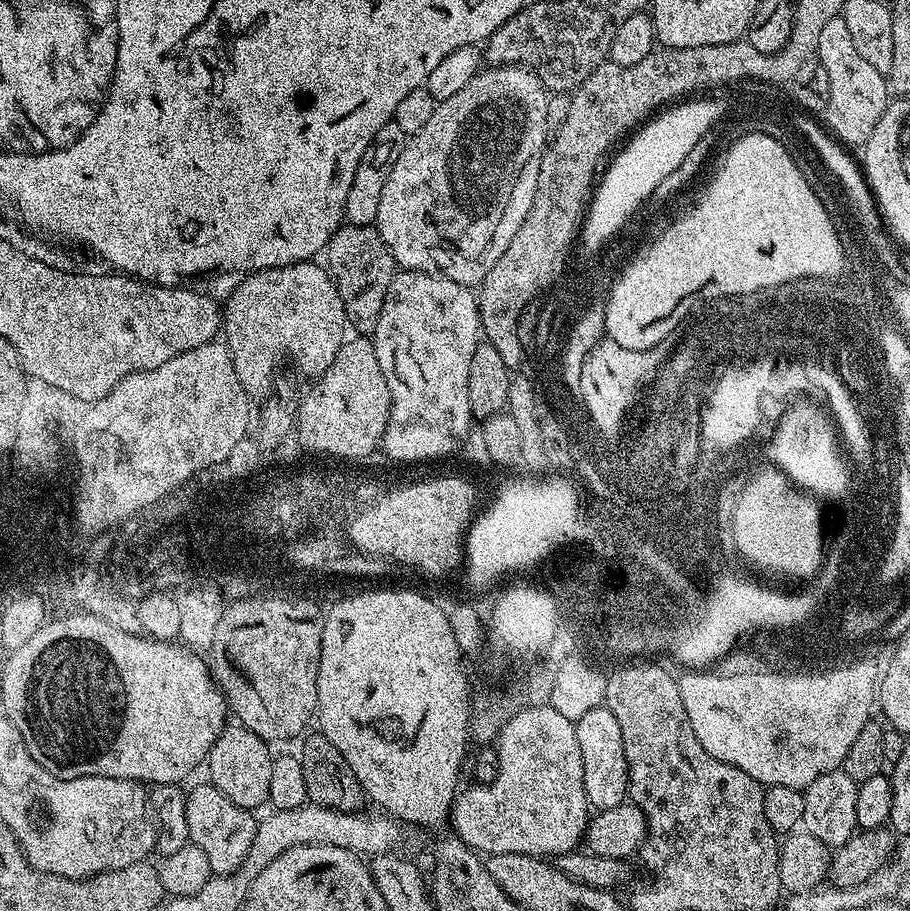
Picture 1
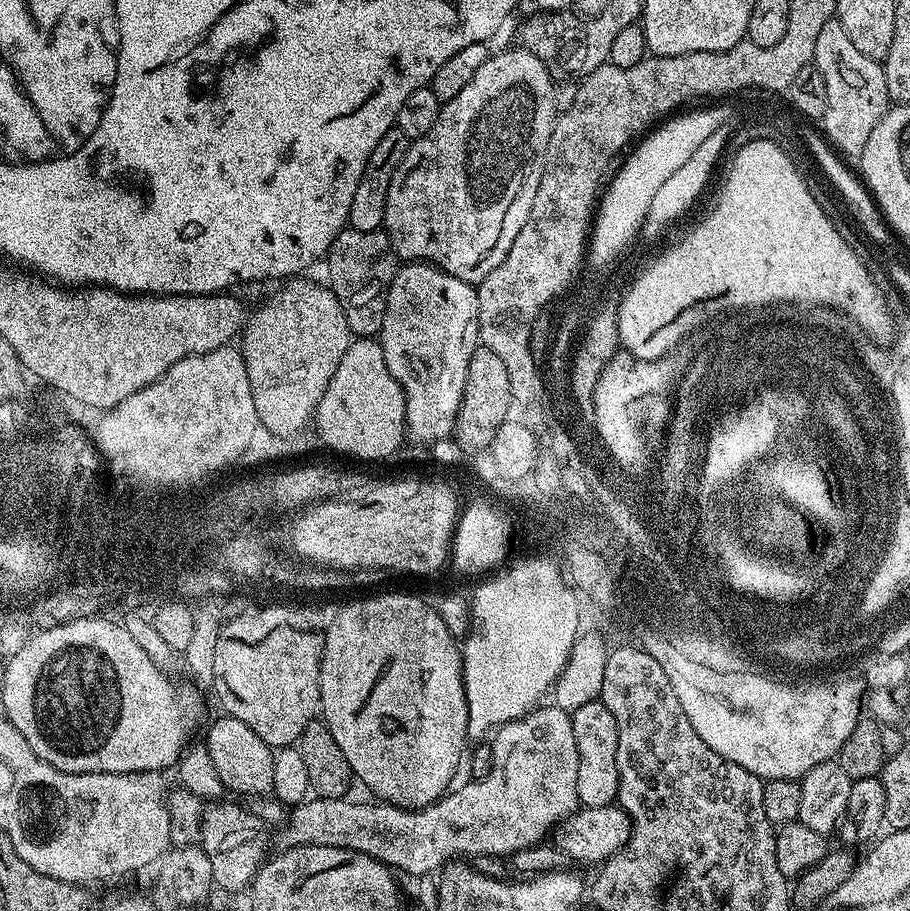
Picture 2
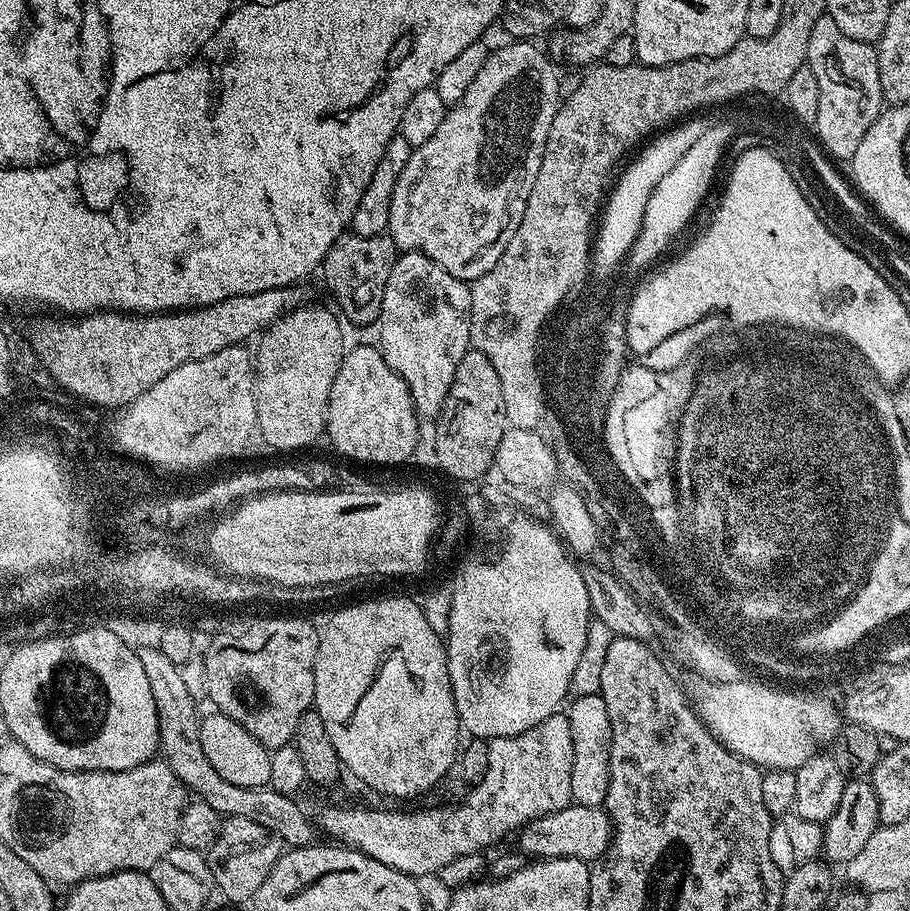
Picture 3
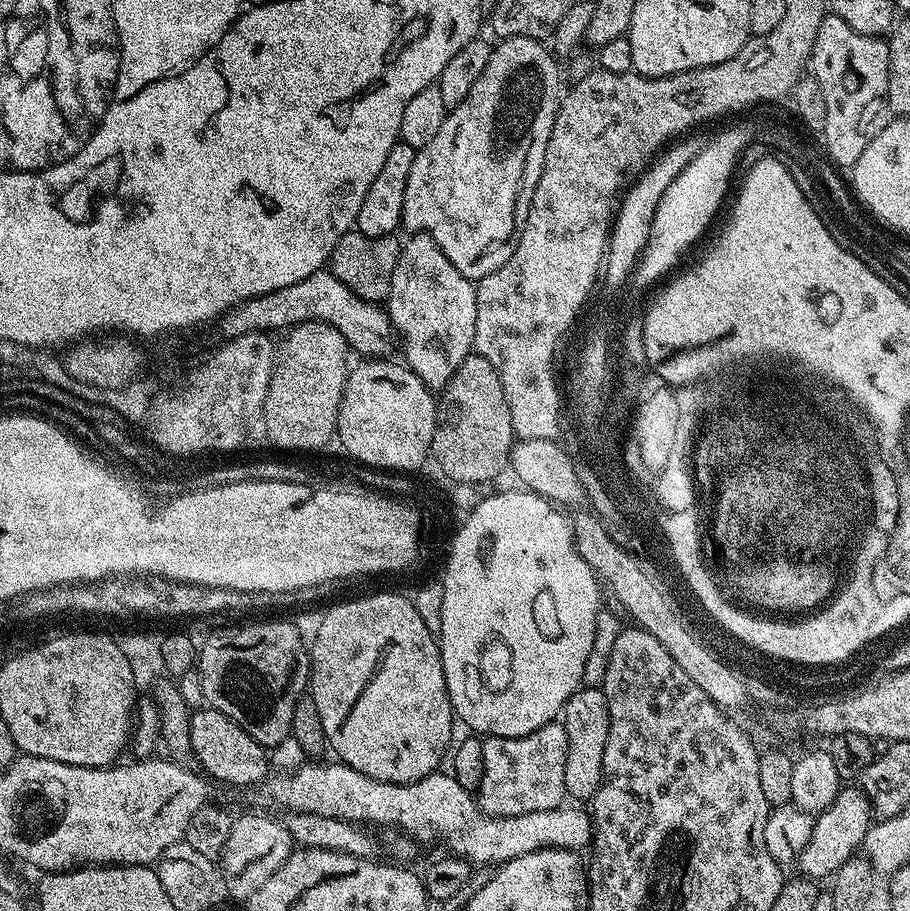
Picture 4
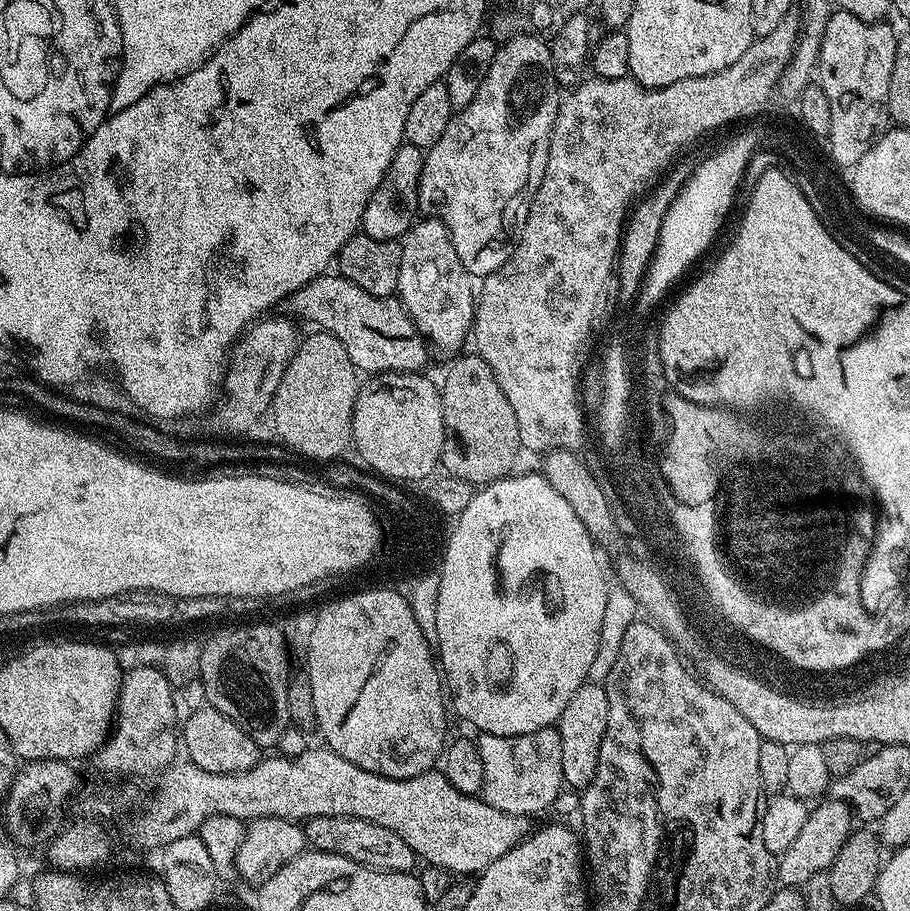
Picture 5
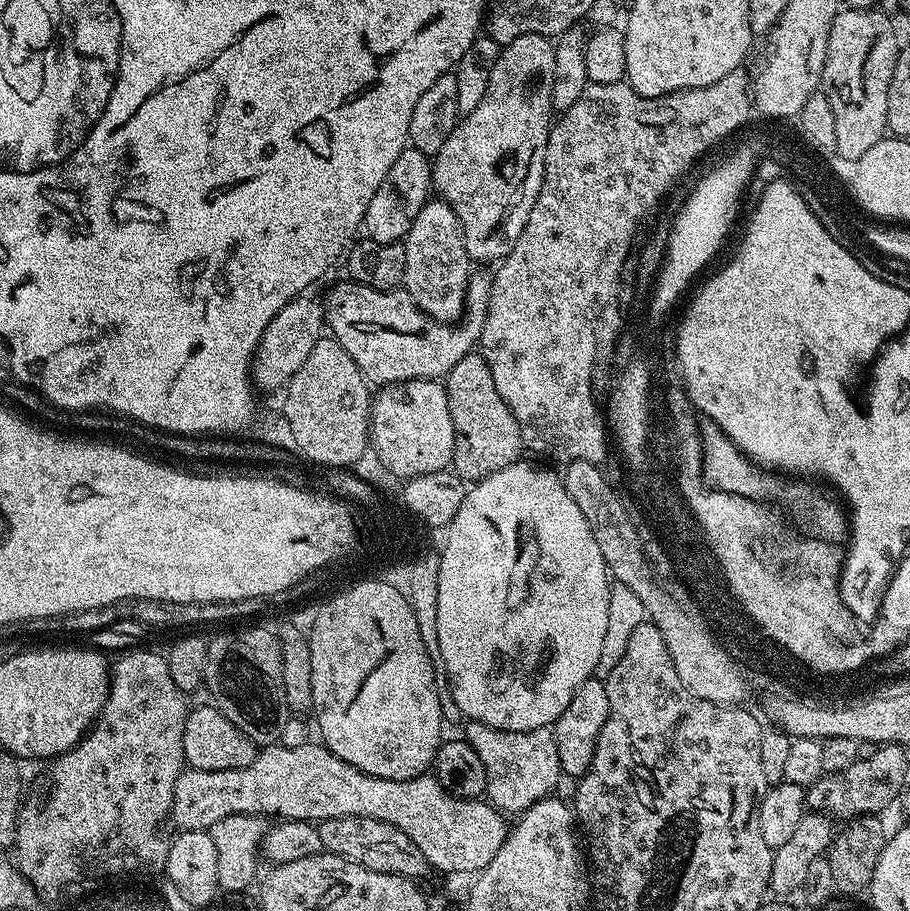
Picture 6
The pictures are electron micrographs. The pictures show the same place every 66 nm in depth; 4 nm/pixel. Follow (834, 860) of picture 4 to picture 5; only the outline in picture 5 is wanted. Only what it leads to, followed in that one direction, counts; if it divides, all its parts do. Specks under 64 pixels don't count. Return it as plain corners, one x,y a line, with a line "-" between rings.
824,798
815,807
809,811
806,823
803,824
798,838
794,838
790,850
779,853
774,876
781,885
804,886
814,875
827,873
838,854
838,850
842,850
842,846
854,831
854,825
852,825
854,813
846,801

